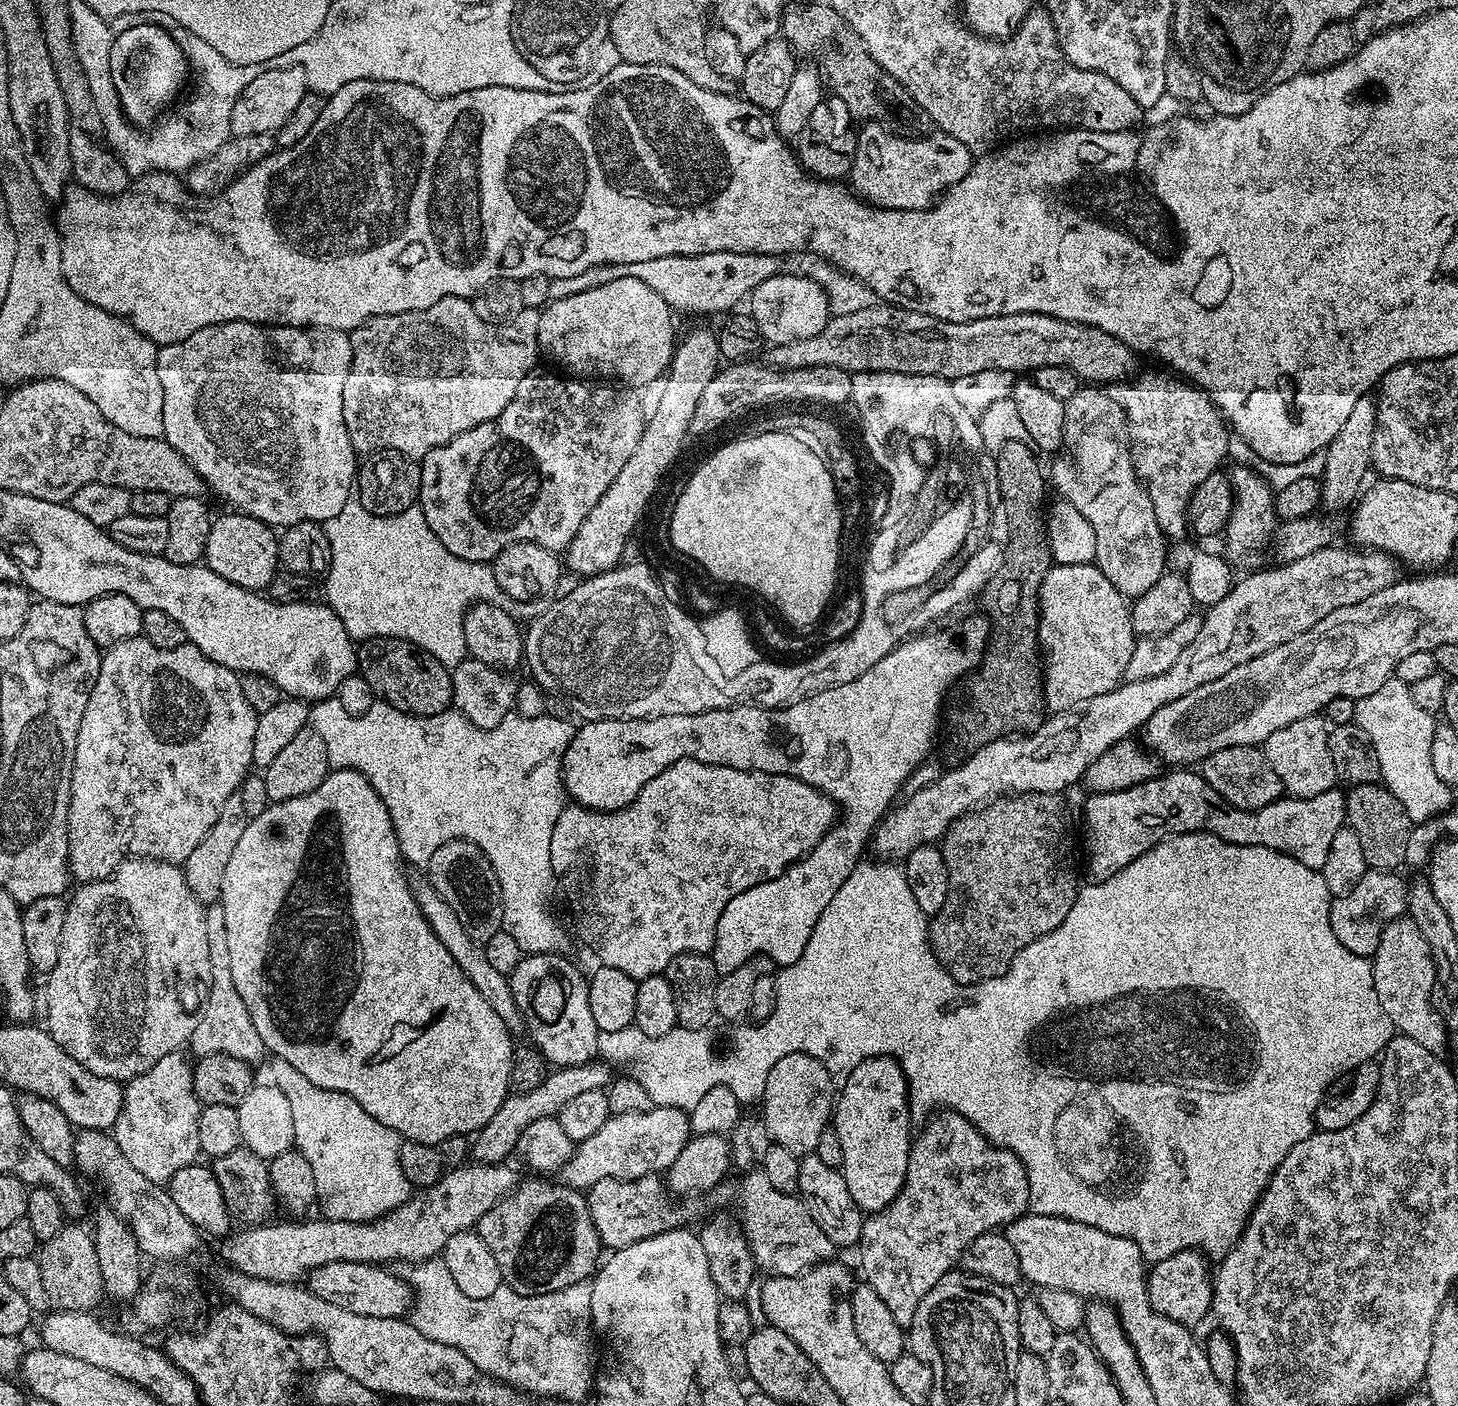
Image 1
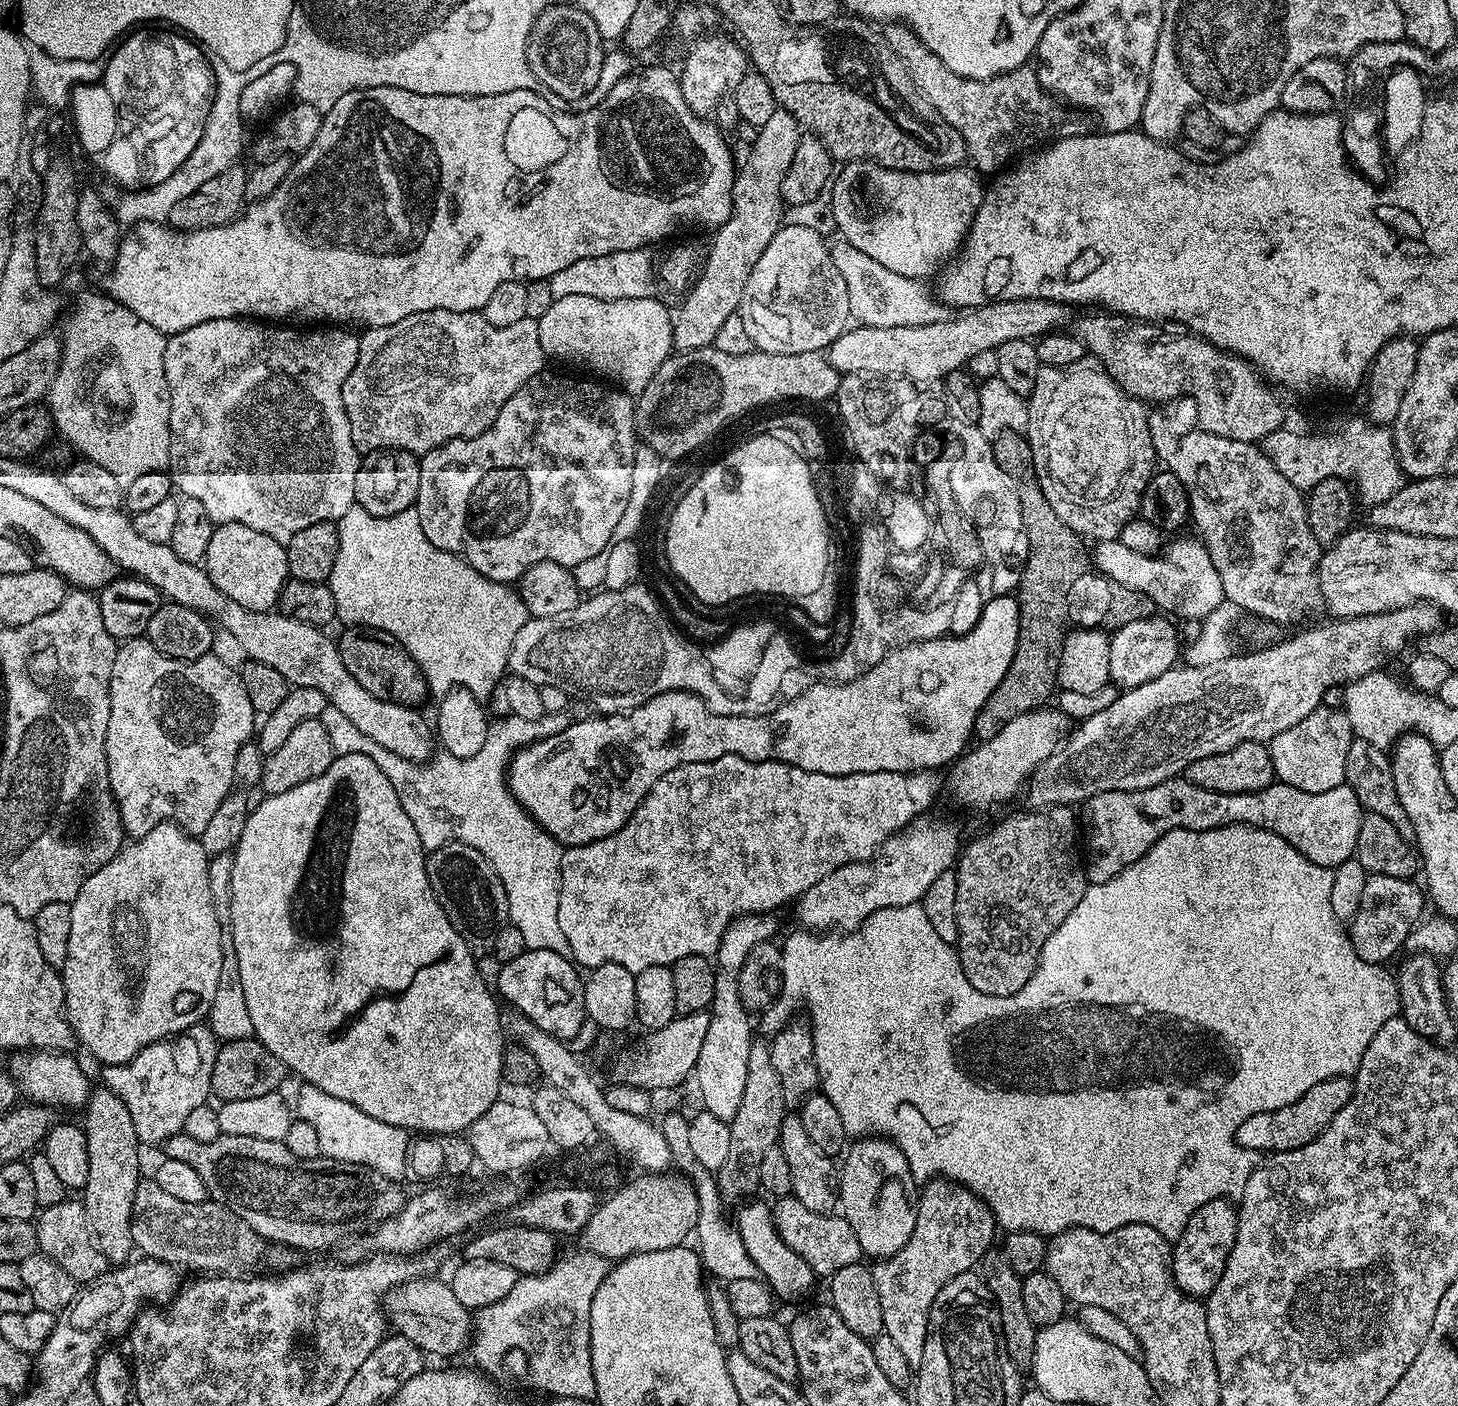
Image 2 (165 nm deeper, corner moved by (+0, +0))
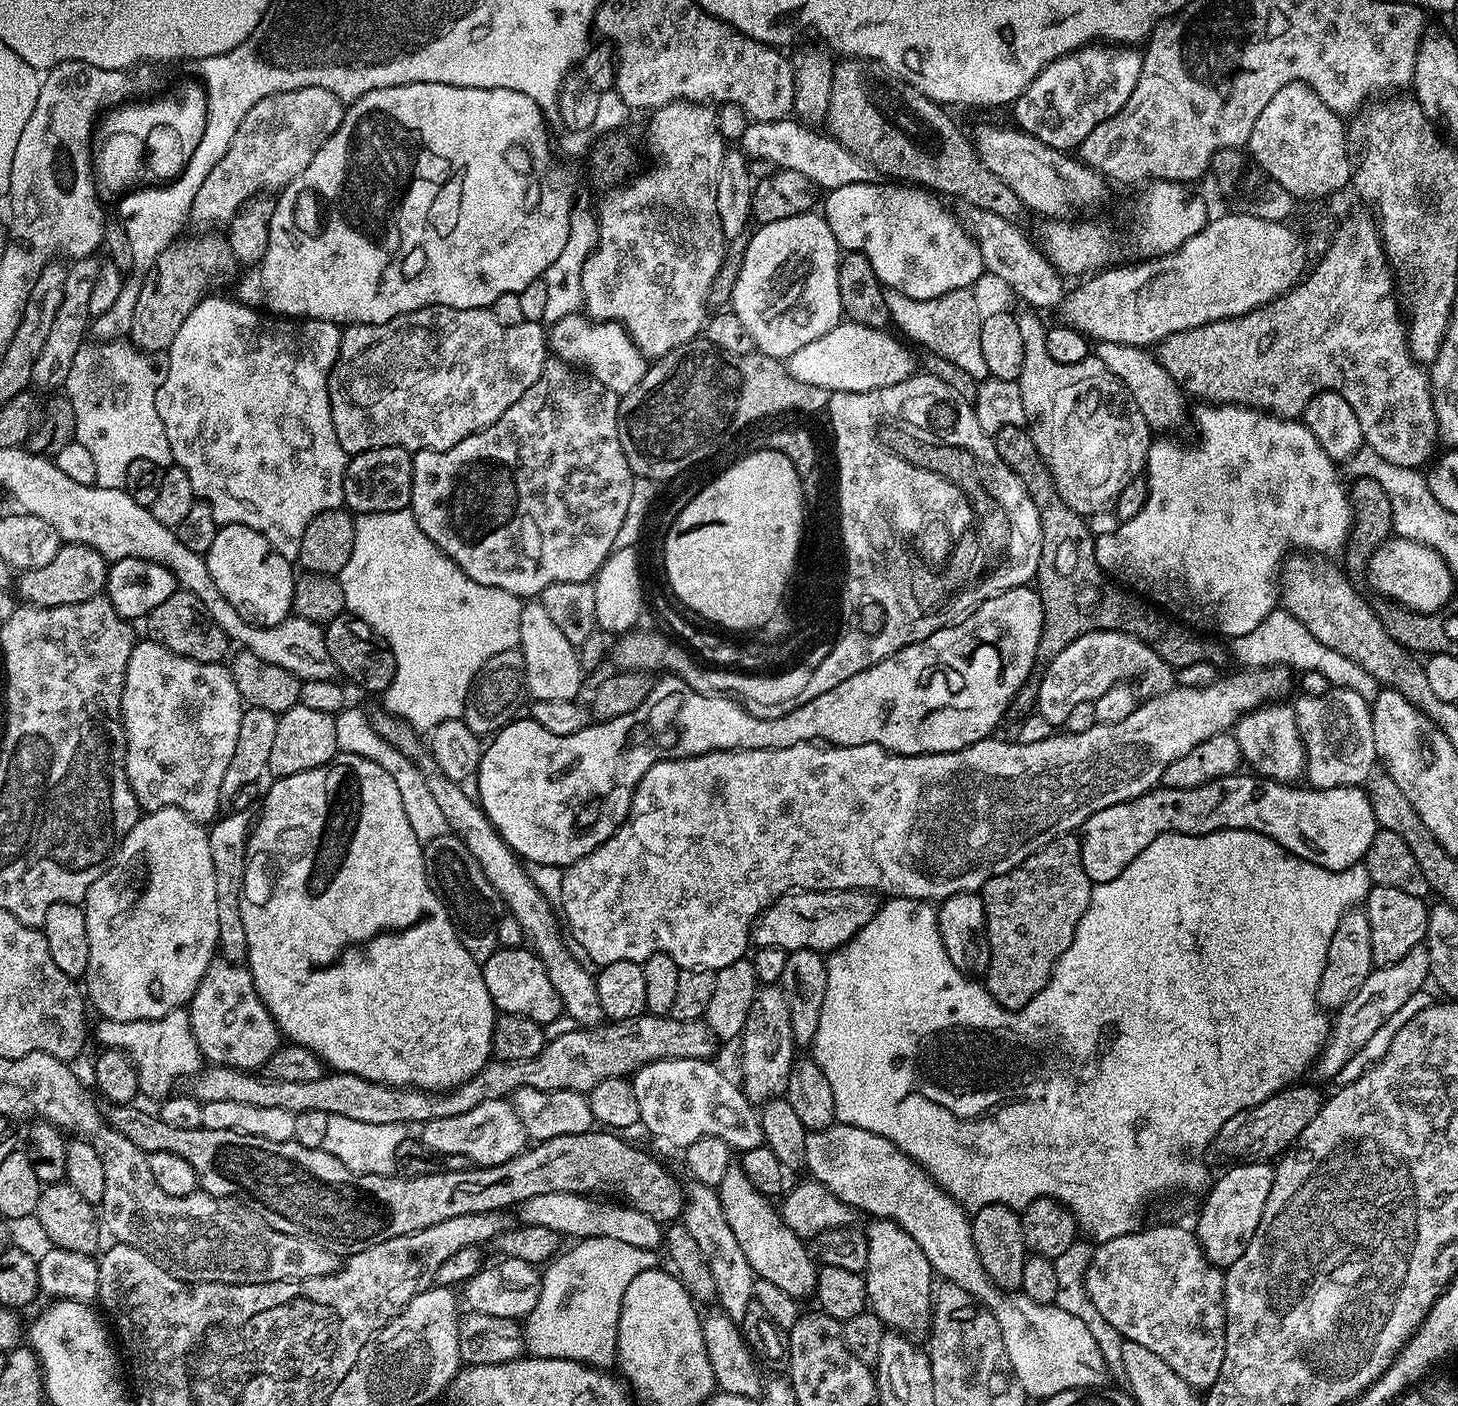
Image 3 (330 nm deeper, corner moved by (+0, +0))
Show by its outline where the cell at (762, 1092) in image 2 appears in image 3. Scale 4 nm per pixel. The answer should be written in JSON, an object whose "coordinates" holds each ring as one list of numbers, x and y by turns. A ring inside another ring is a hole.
{"coordinates":[[768,986,757,991,756,1001,750,1006,750,1014,746,1014,746,1026,739,1037,739,1044,739,1079,748,1101,753,1106,760,1106,765,1100,783,1097,788,1090,788,1079,794,1063,794,1041,790,1026,790,1006,779,987]]}

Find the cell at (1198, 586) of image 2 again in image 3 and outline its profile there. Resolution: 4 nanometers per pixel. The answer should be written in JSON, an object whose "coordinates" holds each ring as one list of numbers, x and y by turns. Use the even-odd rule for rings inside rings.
{"coordinates":[[1204,402,1199,407,1200,409,1197,412,1195,409,1194,412,1196,428,1200,431,1200,437,1197,438,1196,444,1179,444,1176,440,1164,440,1168,438,1156,438,1149,444,1148,461,1144,465,1143,471,1143,475,1148,481,1146,504,1142,506,1142,510,1138,510,1138,514,1134,514,1134,518,1121,522,1114,534,1095,537,1096,562,1099,571,1109,577,1117,576,1117,578,1112,578,1119,581,1125,589,1131,590,1143,597,1145,601,1159,606,1165,613,1175,617,1177,621,1183,622,1193,629,1203,630,1208,634,1235,638,1242,634,1250,634,1250,630,1254,630,1254,626,1258,626,1258,622,1262,622,1262,618,1277,611,1282,561,1289,553,1293,550,1303,550,1308,554,1343,553,1348,543,1348,535,1352,532,1352,501,1349,489,1340,481,1341,469,1338,464,1327,456,1326,450,1319,445,1314,434,1299,419,1274,416,1261,412,1259,408,1243,408,1240,404]]}

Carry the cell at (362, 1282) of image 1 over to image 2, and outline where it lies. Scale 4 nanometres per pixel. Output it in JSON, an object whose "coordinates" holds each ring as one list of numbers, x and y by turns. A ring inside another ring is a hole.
{"coordinates":[[421,1278,399,1284,388,1291,382,1307,387,1323,391,1327,393,1324,396,1327,393,1329,399,1335,410,1338,410,1342,414,1342,421,1352,429,1357,456,1356,463,1348,465,1351,469,1347,474,1331,474,1316,466,1306,462,1306,462,1302,458,1302,451,1283,444,1281,443,1284,436,1279,440,1278]]}

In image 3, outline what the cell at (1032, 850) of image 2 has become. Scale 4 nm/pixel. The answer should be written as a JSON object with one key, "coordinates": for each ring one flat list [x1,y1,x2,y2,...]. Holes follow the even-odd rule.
{"coordinates":[[1069,834,1054,838,1042,850,1030,854,1014,870,986,881,982,889,984,898,984,928,990,942,990,966,986,973,988,993,1004,1008,1013,1010,1026,1006,1048,984,1056,959,1070,946,1082,914,1092,893,1092,879,1082,866,1080,842,1075,835]]}

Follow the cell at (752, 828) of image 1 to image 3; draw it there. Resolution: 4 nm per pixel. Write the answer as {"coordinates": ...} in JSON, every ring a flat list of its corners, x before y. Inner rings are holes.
{"coordinates":[[1284,666,1236,671,1240,672,1234,673,1233,676,1225,675,1215,683,1205,683,1205,688,1173,686,1161,696,1151,696,1137,703,1133,713,1120,722,1095,723,1092,728,1081,733,1065,731,1062,736,1028,740,1025,744,989,738,953,752,899,756,897,752,888,752,877,744,838,748,813,742,770,750,707,752,701,756,681,760,663,760,650,766,642,782,638,782,628,816,620,825,620,829,610,838,606,838,602,846,590,850,590,854,578,858,578,862,569,864,564,869,562,902,558,905,563,923,567,931,568,928,572,931,571,939,574,944,576,939,577,944,575,947,581,953,584,951,596,966,627,960,638,964,661,952,674,958,674,962,682,970,685,968,715,970,722,966,730,966,730,962,745,959,750,948,753,927,760,919,761,912,770,907,779,896,785,896,788,892,867,890,873,894,885,892,883,895,888,898,905,896,911,900,929,902,939,902,959,892,980,892,987,880,1014,870,1022,862,1026,862,1030,854,1042,850,1042,846,1046,846,1054,838,1075,833,1086,822,1086,818,1090,818,1090,814,1098,814,1098,810,1106,810,1106,806,1118,806,1122,802,1130,802,1152,791,1163,781,1164,771,1166,766,1170,766,1170,762,1178,762,1182,754,1190,754,1190,750,1194,750,1198,742,1206,742,1206,738,1214,738,1214,734,1229,731,1247,712,1252,712,1260,705,1275,701,1277,698,1287,697,1284,695,1294,688,1293,673]]}

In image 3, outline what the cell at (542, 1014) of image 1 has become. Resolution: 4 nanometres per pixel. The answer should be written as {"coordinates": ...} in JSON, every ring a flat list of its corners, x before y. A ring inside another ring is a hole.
{"coordinates":[[527,947,497,948,490,958,483,961,486,990,490,990,490,998,497,1013,522,1014,534,1022,551,1026,564,1012,564,1004,558,998,558,990,554,990,554,982,550,982,550,974,546,974,546,966]]}

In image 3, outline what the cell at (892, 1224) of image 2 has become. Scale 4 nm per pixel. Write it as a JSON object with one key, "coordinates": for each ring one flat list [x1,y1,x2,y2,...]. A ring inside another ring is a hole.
{"coordinates":[[872,1218,867,1221,868,1269,862,1274,871,1311,891,1331,909,1338,929,1335,934,1303,934,1273,922,1246,892,1220]]}

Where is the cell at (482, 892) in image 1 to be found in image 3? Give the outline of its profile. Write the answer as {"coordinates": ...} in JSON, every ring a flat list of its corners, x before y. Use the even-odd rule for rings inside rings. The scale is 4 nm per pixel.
{"coordinates":[[445,834,424,844,424,865,426,878,443,902,462,946,470,950,470,958,481,962,488,960,500,947,498,922,502,905,498,890,490,886,486,874,482,874,482,866,474,862,474,854,462,846,457,836]]}

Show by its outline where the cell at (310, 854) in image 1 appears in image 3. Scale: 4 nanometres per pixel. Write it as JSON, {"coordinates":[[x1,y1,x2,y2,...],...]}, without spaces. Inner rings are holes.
{"coordinates":[[340,752,329,764,323,764,314,770,306,770,302,774,282,776,273,779,271,783,272,785,266,788,262,796,262,805,264,804,264,809,261,810,260,817,258,817,257,820,255,817,254,823,250,828,250,835,248,838,248,861,246,862,244,881,242,882,240,909,242,910,242,926,246,930,246,946,248,947,246,967,252,974,252,981,258,990,258,994,262,998,262,1002,270,1015,274,1018,276,1025,280,1027,281,1033,283,1033,291,1043,301,1044,304,1048,309,1048,314,1054,318,1054,318,1058,323,1060,331,1071,354,1074,358,1078,366,1078,370,1082,378,1082,379,1084,389,1084,395,1088,421,1088,424,1092,448,1092,451,1088,456,1088,462,1082,474,1078,474,1074,478,1074,478,1070,482,1070,488,1064,488,1061,493,1059,492,1035,494,1034,494,1022,496,1021,498,1013,492,1004,490,990,486,990,484,969,481,961,470,958,470,950,466,950,466,946,462,946,462,942,458,938,458,934,450,922,448,912,444,908,443,902,440,901,438,894,433,890,430,886,430,882,426,878,424,844,414,834,414,826,410,826,410,818,406,818,402,794,398,794,398,782,394,782,394,778,390,778,390,774,386,774,386,770,382,770,382,766,378,766,378,762,370,762,370,758,362,758,358,754]]}

